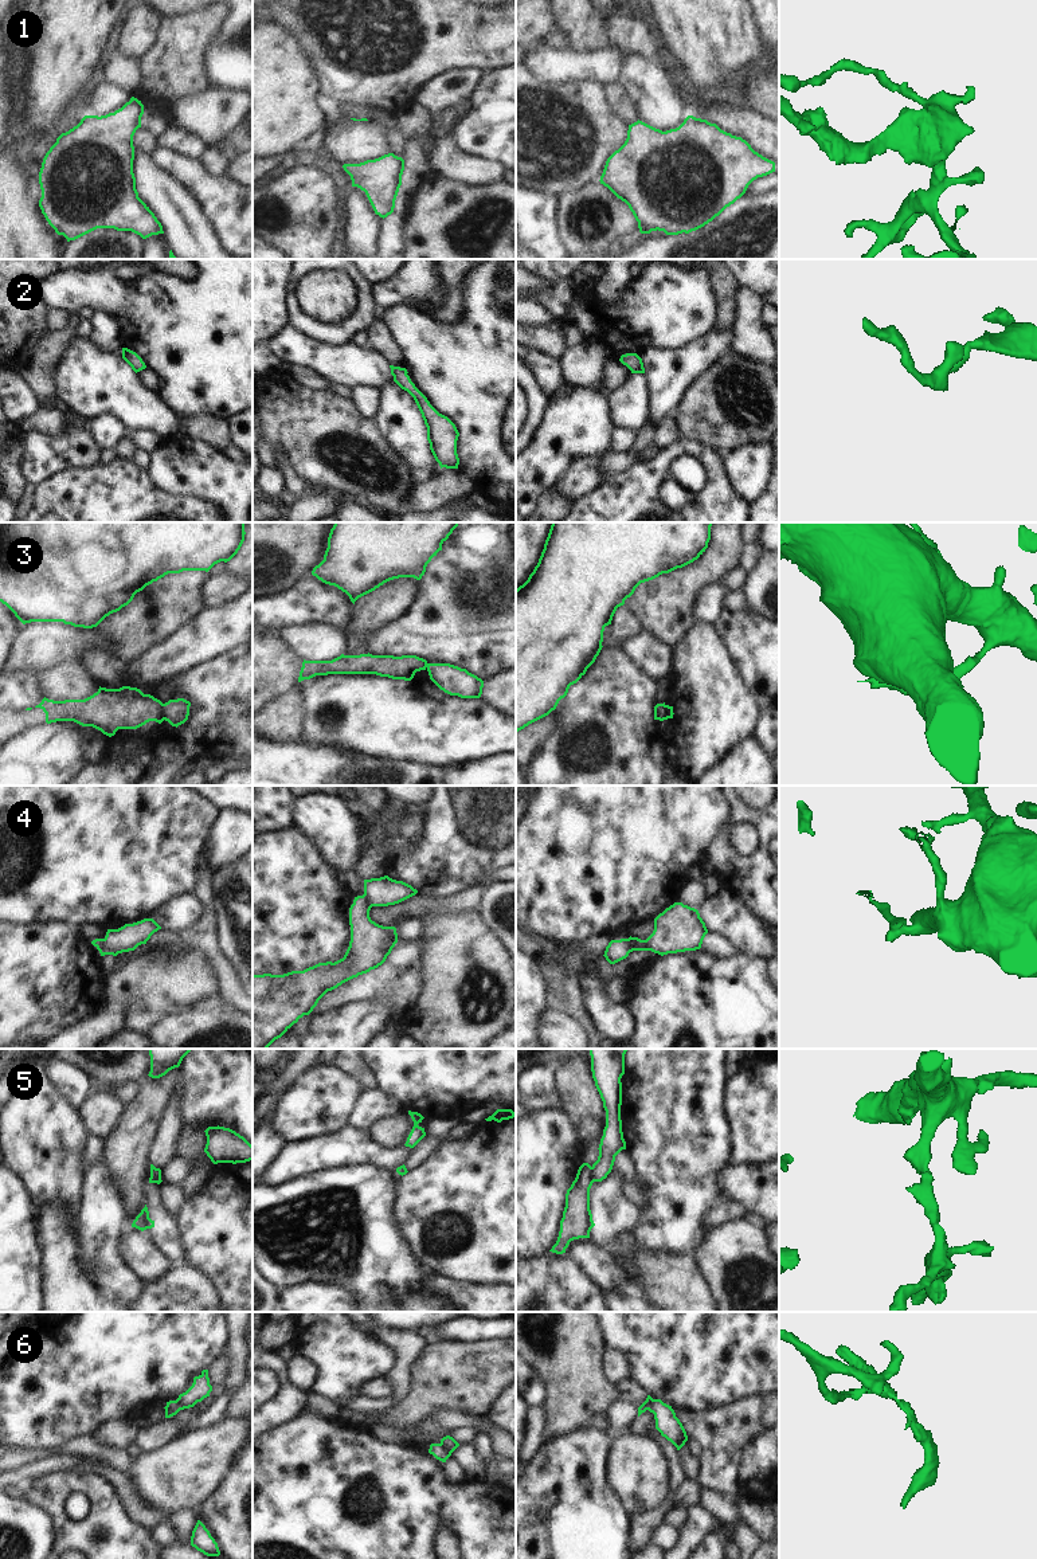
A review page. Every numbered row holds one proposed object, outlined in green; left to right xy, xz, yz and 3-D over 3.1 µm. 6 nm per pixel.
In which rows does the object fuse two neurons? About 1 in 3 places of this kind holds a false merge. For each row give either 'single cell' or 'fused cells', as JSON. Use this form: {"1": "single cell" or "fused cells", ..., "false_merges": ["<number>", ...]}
{"1": "single cell", "2": "single cell", "3": "fused cells", "4": "fused cells", "5": "fused cells", "6": "fused cells", "false_merges": ["3", "4", "5", "6"]}

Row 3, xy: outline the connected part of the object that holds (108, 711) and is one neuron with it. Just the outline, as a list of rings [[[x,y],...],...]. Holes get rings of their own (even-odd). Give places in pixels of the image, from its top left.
[[[122,686],[120,689],[101,688],[85,700],[54,701],[43,698],[39,705],[46,713],[46,722],[74,721],[82,726],[93,726],[111,737],[118,729],[137,729],[149,721],[161,724],[164,721],[164,704],[150,694],[144,694],[137,688]]]

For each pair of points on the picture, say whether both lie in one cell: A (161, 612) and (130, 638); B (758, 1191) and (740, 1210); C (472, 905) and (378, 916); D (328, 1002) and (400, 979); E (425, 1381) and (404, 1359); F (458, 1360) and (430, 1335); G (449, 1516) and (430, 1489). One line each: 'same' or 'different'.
A: same
B: different
C: same
D: same
E: different
F: different
G: same

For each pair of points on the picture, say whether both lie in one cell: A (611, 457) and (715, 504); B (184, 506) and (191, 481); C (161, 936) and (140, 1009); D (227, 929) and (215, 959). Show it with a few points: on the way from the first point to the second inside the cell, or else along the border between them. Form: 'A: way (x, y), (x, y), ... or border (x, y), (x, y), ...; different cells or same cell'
A: border (661, 453), (614, 473); different cells
B: border (156, 489), (171, 496), (202, 497), (216, 506); different cells
C: border (151, 947), (164, 948); different cells
D: border (215, 916), (219, 948), (235, 975); different cells

